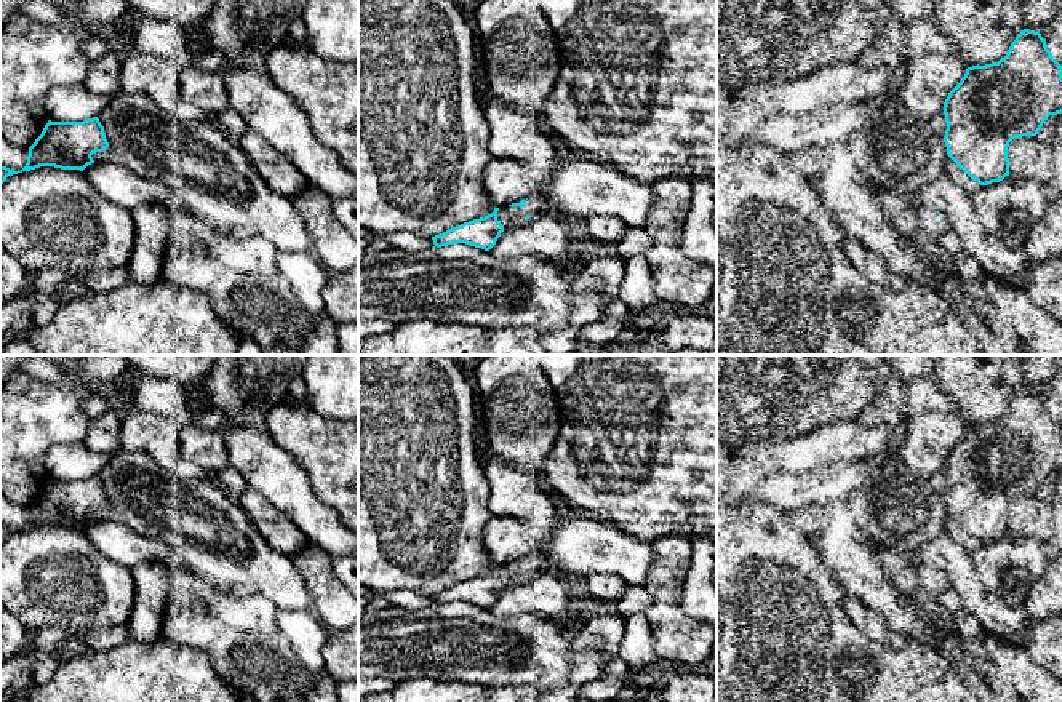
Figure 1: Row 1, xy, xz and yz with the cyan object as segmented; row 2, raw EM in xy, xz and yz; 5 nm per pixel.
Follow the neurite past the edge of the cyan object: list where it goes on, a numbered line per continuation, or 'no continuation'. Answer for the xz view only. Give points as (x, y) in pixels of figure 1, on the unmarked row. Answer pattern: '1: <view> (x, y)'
1: xz (538, 560)

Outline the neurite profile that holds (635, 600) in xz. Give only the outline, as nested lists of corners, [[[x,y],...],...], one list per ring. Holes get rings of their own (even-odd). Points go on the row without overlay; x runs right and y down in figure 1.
[[[643,585],[627,587],[624,595],[614,604],[624,617],[643,614],[651,606],[651,596]]]

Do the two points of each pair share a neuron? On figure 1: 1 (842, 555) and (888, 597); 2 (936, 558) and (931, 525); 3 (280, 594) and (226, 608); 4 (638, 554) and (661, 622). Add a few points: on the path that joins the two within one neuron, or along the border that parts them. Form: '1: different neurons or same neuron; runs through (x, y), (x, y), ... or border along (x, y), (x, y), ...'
1: same neuron; runs through (853, 565), (877, 589)
2: different neurons; border along (944, 531), (926, 541), (917, 550), (915, 560)
3: different neurons; border along (258, 592), (280, 610)
4: different neurons; border along (653, 542), (653, 562), (642, 584)

